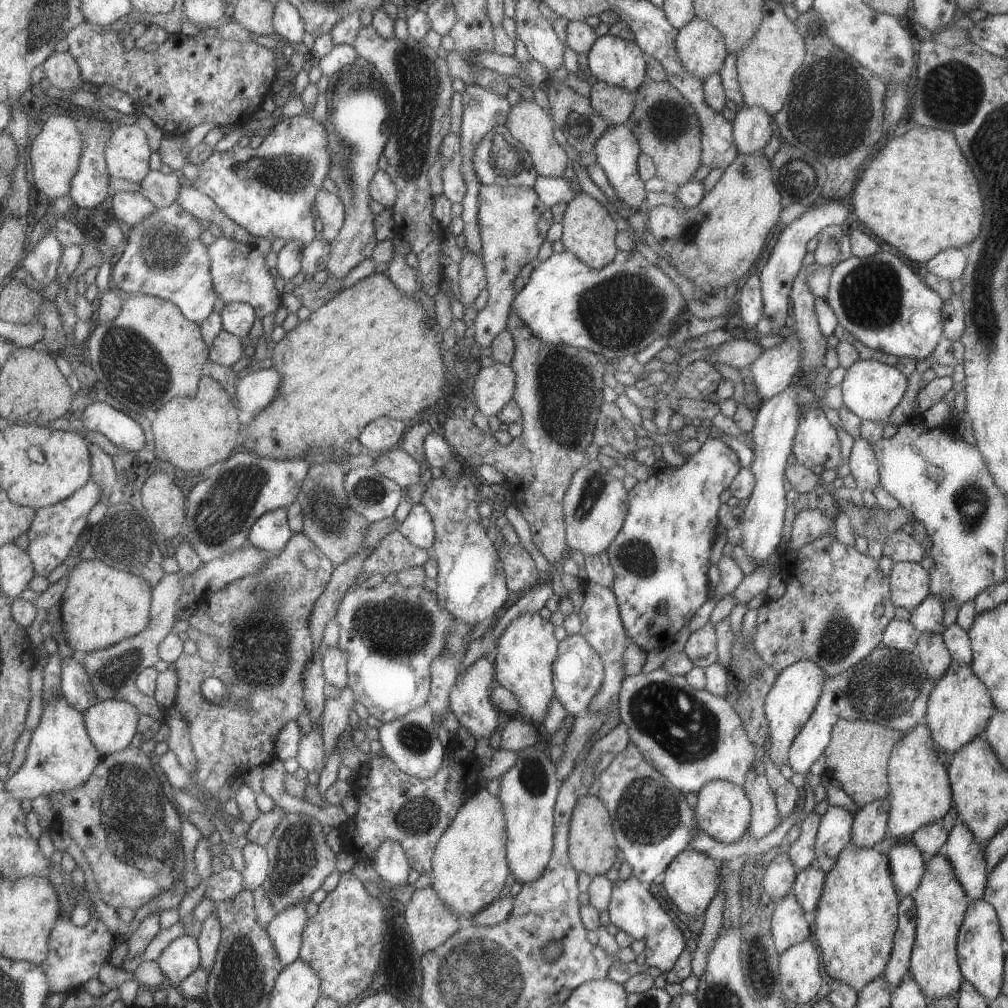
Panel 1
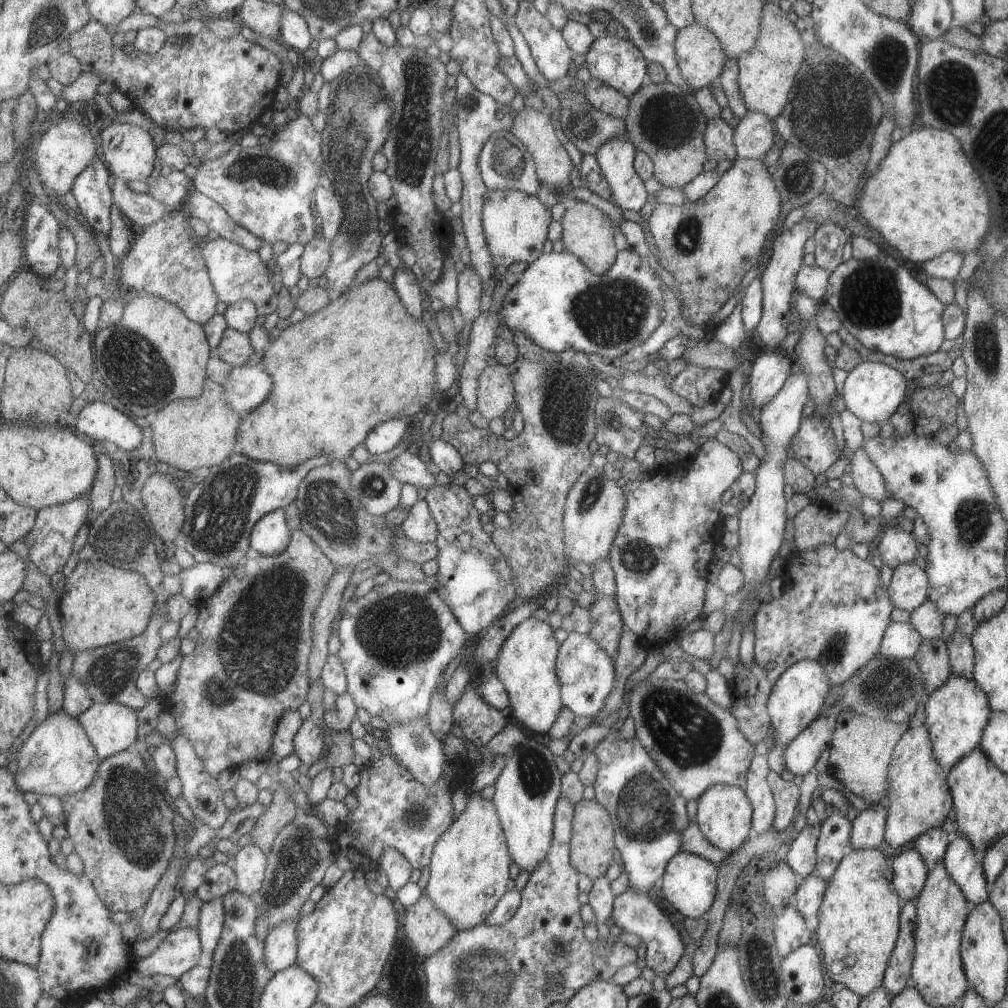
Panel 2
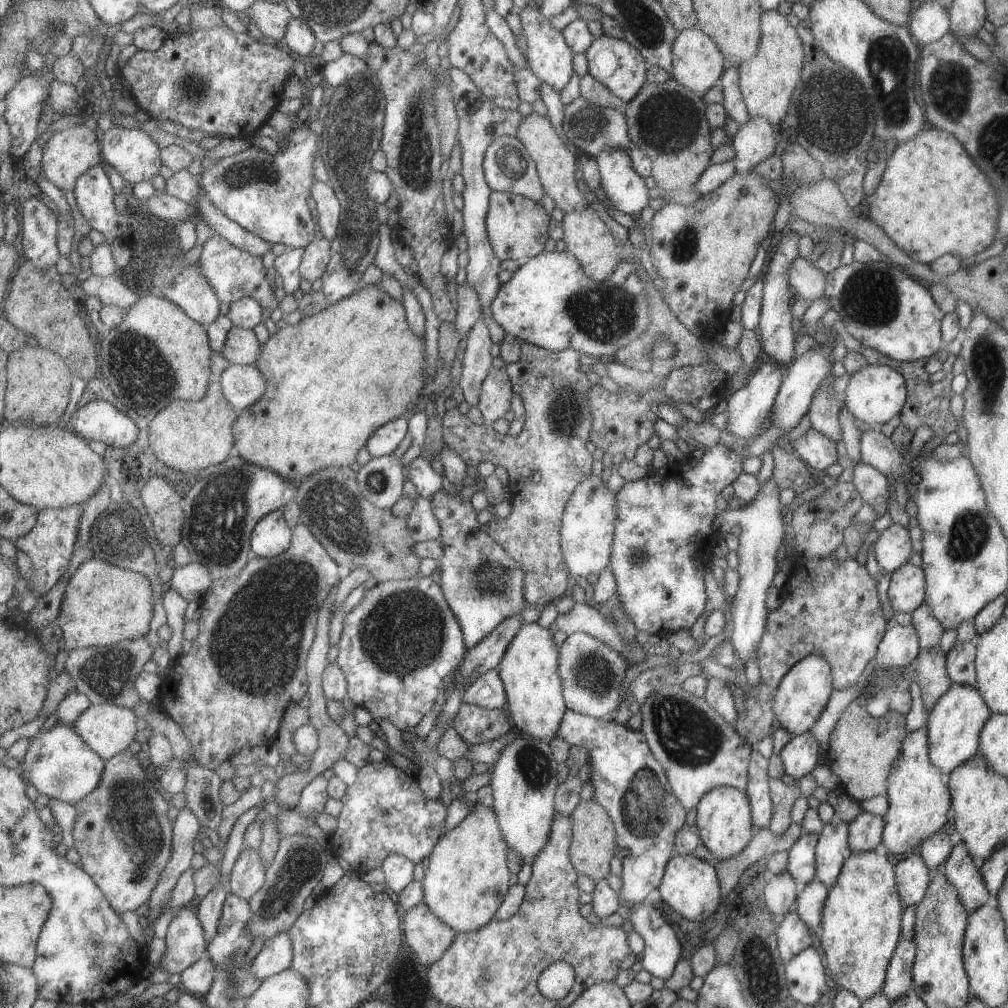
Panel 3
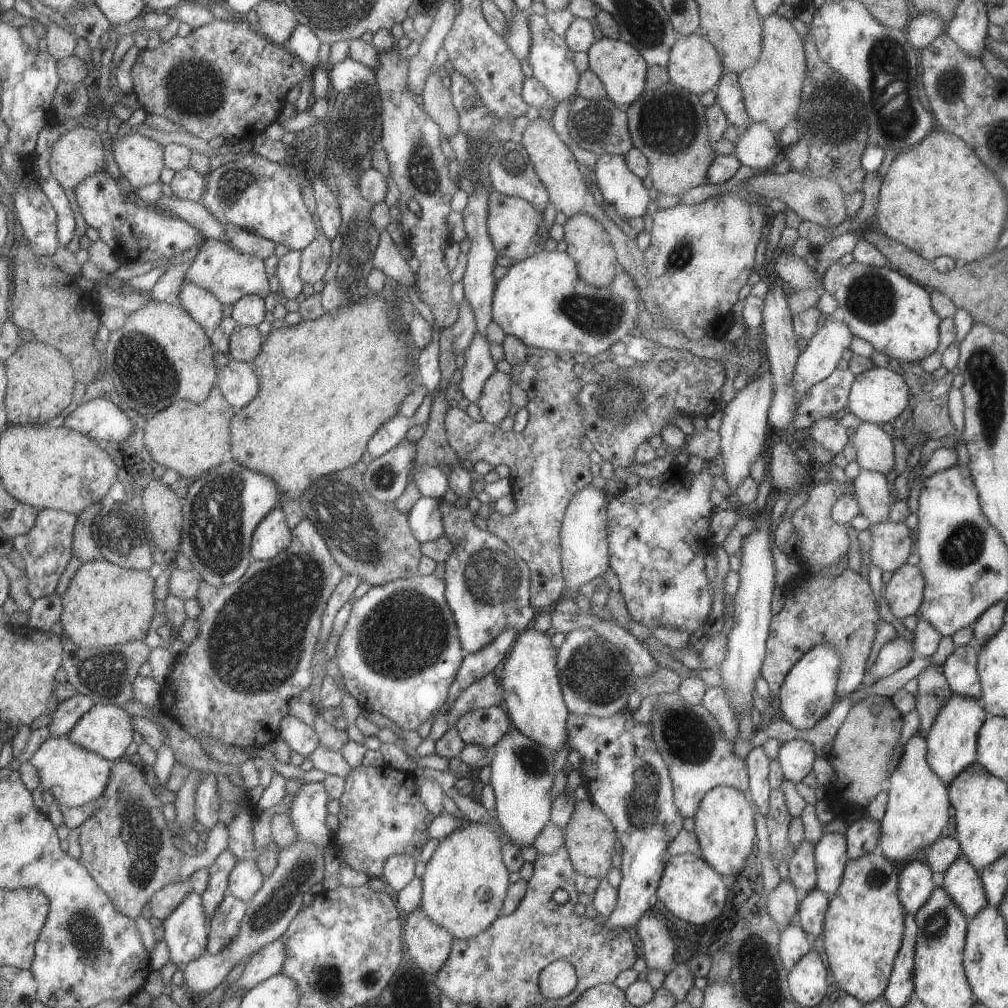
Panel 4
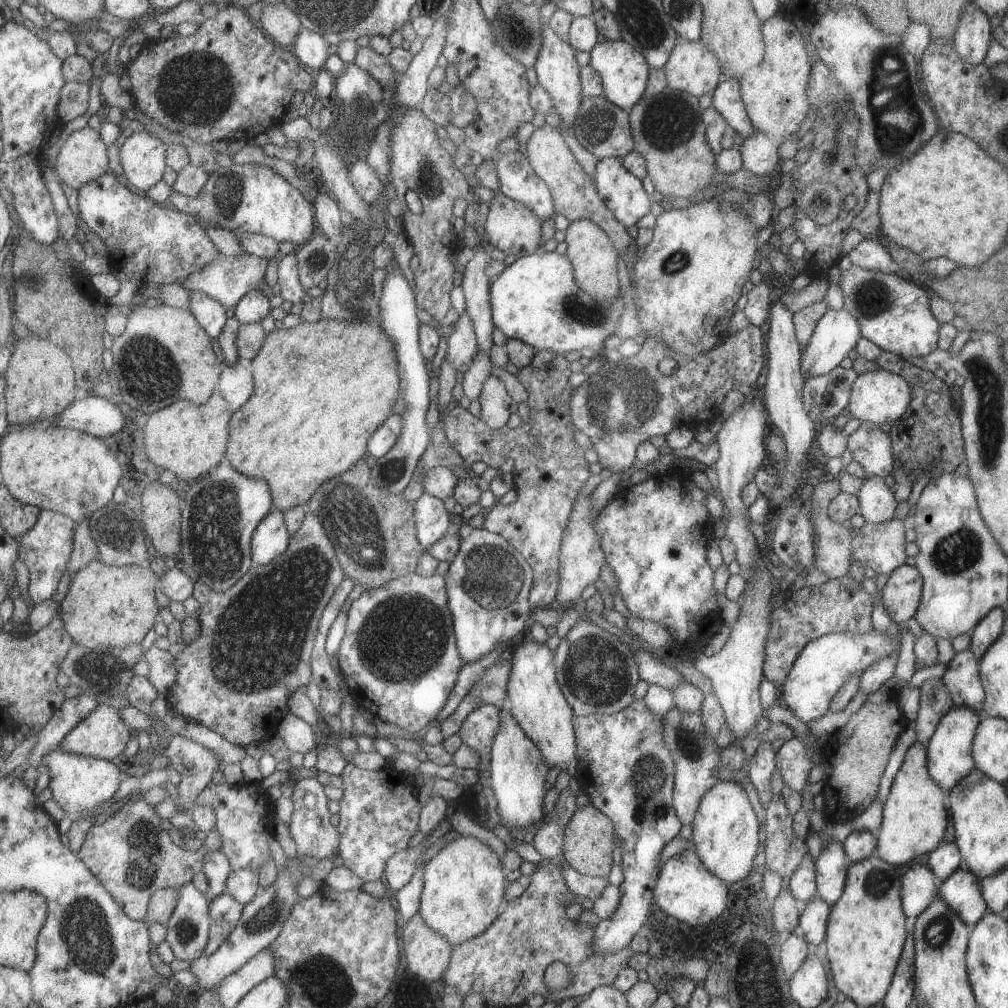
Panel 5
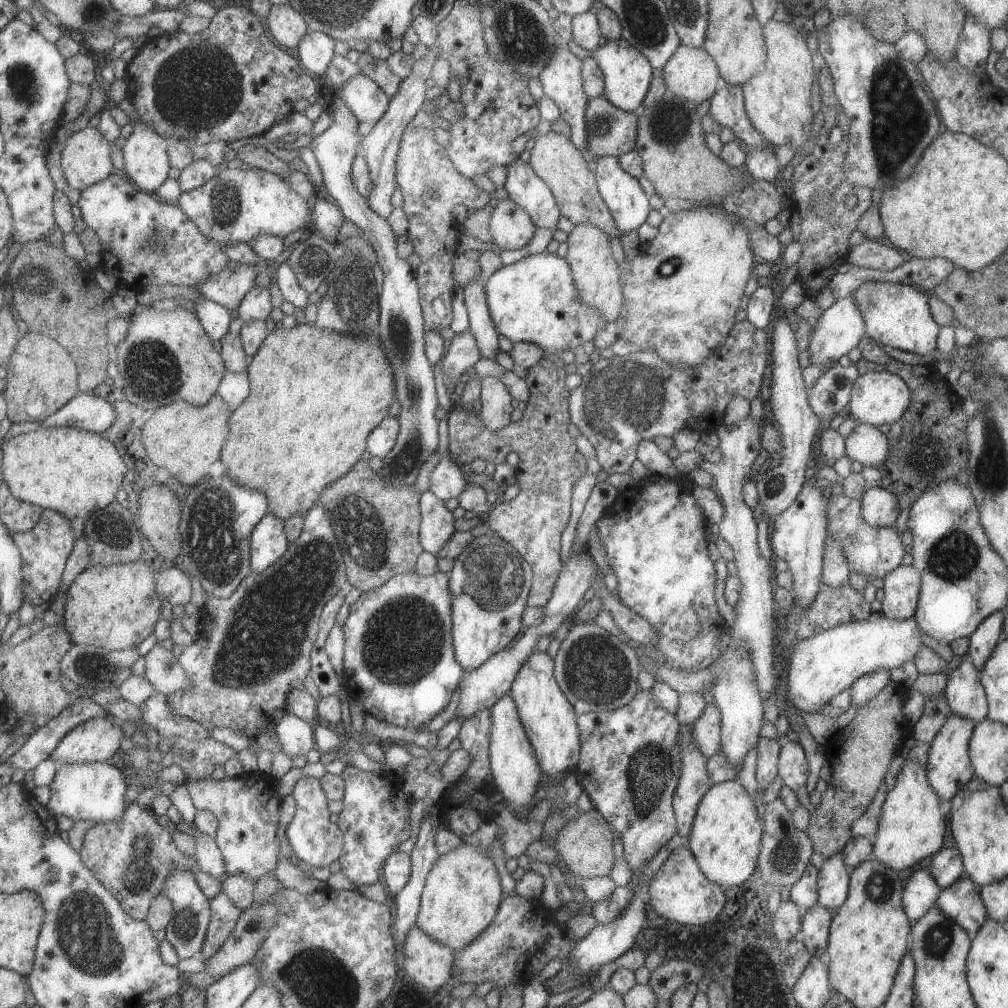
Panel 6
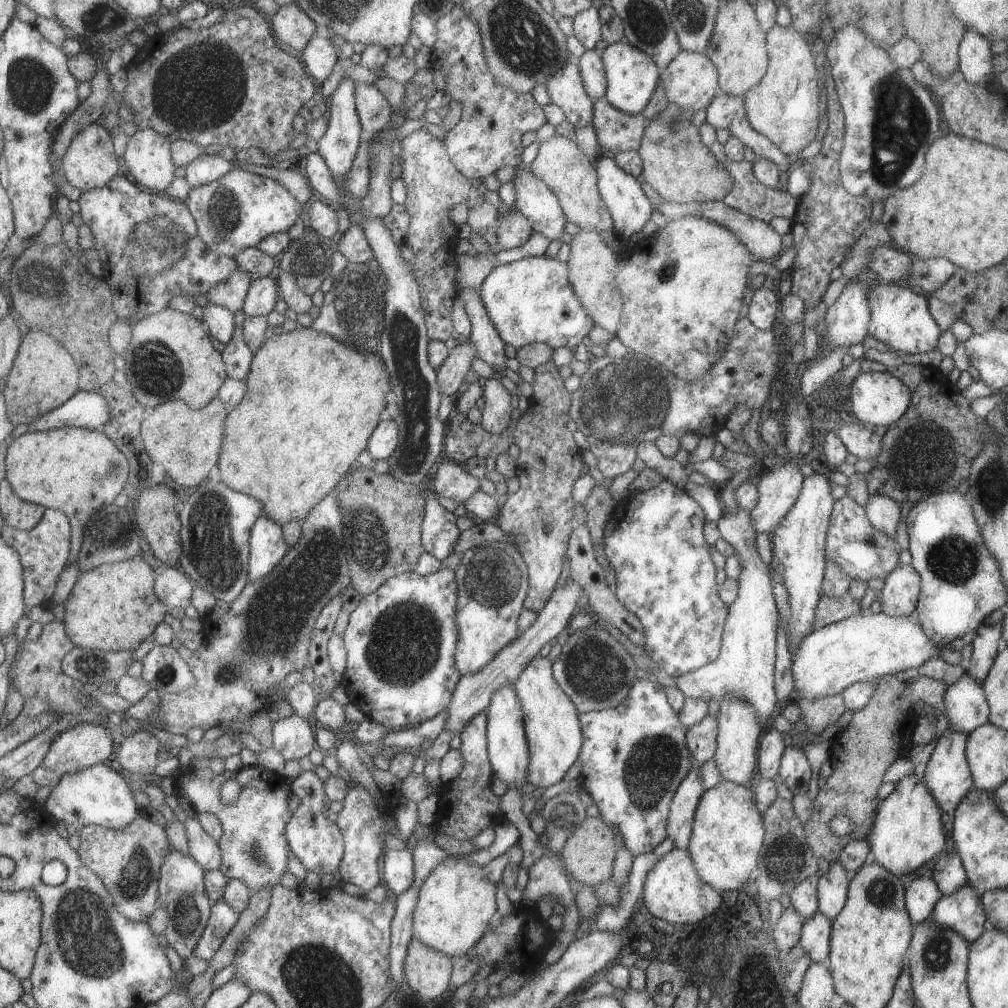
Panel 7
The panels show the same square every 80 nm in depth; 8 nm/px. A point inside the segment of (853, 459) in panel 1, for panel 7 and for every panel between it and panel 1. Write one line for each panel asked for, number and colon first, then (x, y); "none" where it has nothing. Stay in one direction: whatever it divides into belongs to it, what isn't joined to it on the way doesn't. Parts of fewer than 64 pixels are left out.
2: (867, 480)
3: (872, 486)
4: (871, 491)
5: (876, 503)
6: (878, 507)
7: (882, 512)

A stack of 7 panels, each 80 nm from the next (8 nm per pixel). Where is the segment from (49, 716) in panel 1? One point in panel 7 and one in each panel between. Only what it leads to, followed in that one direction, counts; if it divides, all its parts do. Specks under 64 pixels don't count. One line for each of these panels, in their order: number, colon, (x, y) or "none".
2: (58, 759)
3: (59, 762)
4: (75, 776)
5: (79, 783)
6: (96, 791)
7: (97, 796)

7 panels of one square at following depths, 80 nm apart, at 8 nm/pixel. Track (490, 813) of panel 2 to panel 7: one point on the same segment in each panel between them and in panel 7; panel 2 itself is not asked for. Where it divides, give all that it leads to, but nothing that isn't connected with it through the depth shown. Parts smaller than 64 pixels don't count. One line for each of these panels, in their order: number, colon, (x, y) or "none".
3: (466, 879)
4: (464, 882)
5: (463, 884)
6: (461, 893)
7: (456, 903)

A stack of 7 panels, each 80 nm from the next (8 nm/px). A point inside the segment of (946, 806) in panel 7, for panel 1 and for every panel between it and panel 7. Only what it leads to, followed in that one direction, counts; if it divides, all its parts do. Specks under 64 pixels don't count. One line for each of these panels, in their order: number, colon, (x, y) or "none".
1: (958, 709)
2: (955, 714)
3: (953, 724)
4: (951, 740)
5: (948, 751)
6: (948, 767)

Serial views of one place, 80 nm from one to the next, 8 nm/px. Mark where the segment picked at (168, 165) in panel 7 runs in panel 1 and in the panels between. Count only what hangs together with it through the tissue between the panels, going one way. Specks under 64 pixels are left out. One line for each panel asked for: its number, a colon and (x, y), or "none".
1: (128, 152)
2: (129, 151)
3: (135, 154)
4: (141, 159)
5: (143, 157)
6: (146, 155)

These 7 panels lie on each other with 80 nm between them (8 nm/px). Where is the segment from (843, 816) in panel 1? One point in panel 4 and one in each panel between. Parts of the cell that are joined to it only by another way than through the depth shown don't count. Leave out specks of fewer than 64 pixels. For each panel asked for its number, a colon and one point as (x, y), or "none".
2: (833, 843)
3: (831, 849)
4: (830, 855)

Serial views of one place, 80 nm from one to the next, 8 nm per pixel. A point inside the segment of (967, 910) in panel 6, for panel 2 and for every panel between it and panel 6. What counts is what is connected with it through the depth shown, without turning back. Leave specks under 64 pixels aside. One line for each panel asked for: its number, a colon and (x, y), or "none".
2: (964, 866)
3: (961, 870)
4: (961, 881)
5: (961, 891)

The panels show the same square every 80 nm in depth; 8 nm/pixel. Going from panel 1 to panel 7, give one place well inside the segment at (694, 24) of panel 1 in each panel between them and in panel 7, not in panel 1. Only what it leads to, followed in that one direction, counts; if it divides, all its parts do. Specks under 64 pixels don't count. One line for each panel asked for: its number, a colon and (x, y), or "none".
2: (699, 57)
3: (697, 64)
4: (693, 64)
5: (691, 67)
6: (690, 73)
7: (690, 80)

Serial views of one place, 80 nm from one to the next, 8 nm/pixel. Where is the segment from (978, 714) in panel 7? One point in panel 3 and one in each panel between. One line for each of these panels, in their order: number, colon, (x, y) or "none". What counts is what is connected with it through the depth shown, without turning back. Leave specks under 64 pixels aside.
3: (960, 668)
4: (959, 668)
5: (961, 678)
6: (965, 696)

